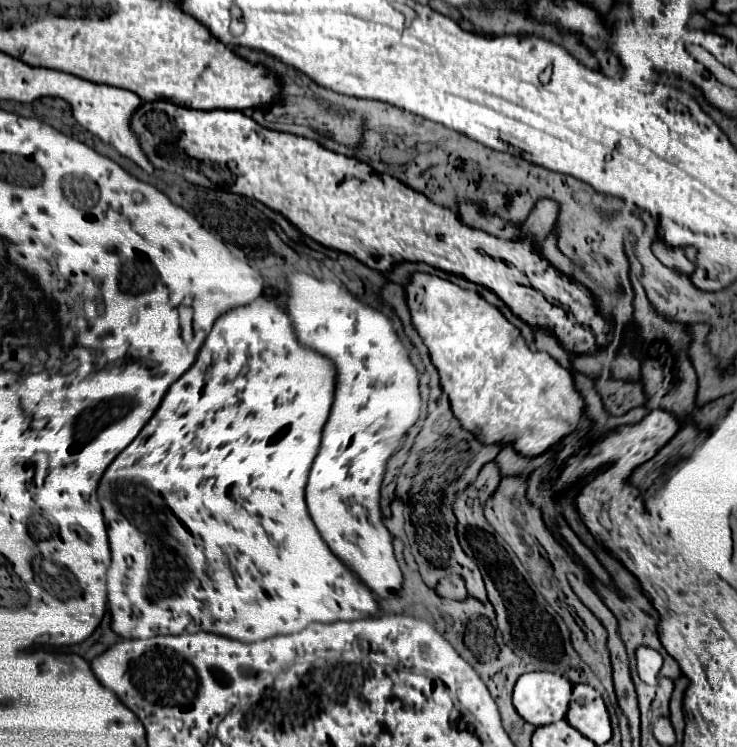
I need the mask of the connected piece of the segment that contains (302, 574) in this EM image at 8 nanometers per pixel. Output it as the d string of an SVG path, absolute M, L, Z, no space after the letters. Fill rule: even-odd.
M261 295L249 305L235 307L215 321L197 355L197 361L185 375L181 375L181 379L177 379L169 387L159 409L143 427L141 435L137 435L137 439L129 447L125 447L119 457L107 467L97 487L97 497L103 509L111 547L111 565L107 571L107 607L111 613L113 633L117 633L121 639L147 639L159 633L179 635L207 631L237 639L241 643L257 643L275 635L299 633L311 623L353 621L379 615L379 603L373 591L367 589L365 583L361 583L361 579L357 579L355 573L327 547L323 537L317 533L317 527L311 521L303 499L311 463L315 461L315 453L319 453L323 423L327 423L327 415L331 415L331 399L335 399L333 379L335 367L331 367L331 359L315 355L315 351L303 347L299 339L295 339L295 329L291 327L287 311L283 311L283 307L271 295ZM155 447L167 447L167 451L155 455Z

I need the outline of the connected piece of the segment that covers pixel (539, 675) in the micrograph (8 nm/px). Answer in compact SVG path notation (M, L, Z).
M543 671L523 673L515 683L513 707L527 723L541 727L567 721L565 713L569 697L571 683L565 677Z

